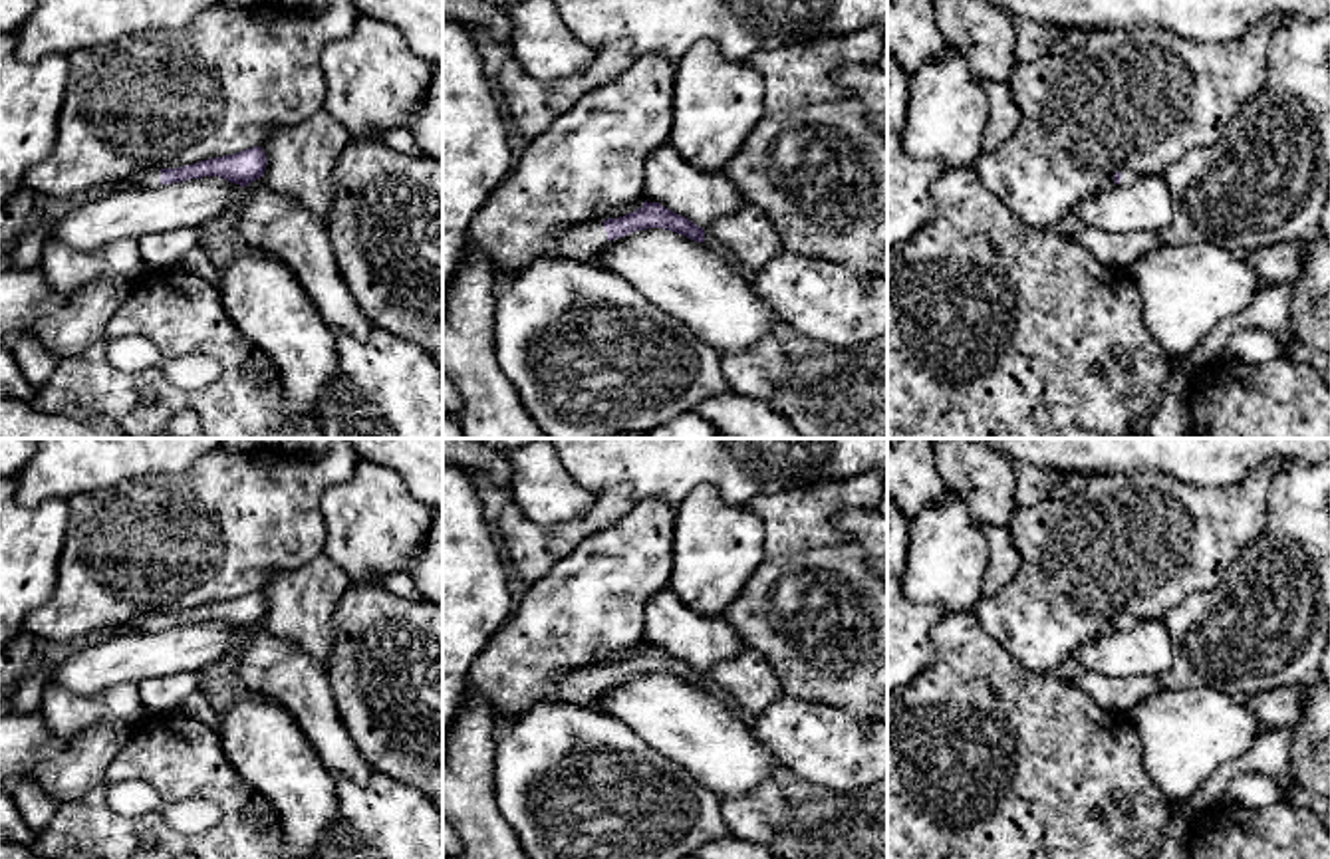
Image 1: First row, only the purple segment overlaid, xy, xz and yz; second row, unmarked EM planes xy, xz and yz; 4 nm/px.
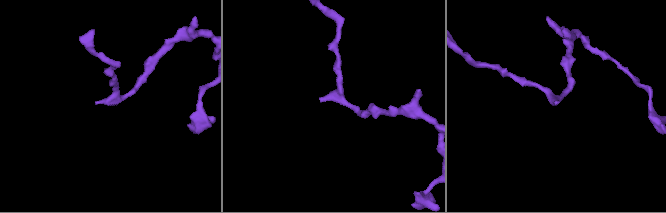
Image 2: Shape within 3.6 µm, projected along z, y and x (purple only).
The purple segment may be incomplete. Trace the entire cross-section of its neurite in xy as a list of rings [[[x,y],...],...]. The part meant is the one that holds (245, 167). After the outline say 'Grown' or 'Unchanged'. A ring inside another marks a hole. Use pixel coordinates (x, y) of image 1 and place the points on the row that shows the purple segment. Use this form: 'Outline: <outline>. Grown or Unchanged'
Outline: [[[252,147],[234,155],[224,155],[179,169],[153,169],[131,177],[121,186],[159,186],[202,177],[220,177],[234,184],[248,186],[264,177],[268,159],[262,147]]]. Grown

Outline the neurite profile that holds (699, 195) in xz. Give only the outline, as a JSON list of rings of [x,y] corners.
[[[669,141],[647,163],[643,200],[661,202],[705,230],[746,204],[725,173],[693,167]]]

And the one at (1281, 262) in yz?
[[[1286,240],[1259,248],[1245,256],[1261,288],[1264,284],[1294,282],[1304,268],[1304,240]]]

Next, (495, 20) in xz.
[[[443,0],[443,18],[468,28],[482,26],[492,40],[508,50],[512,24],[504,10],[484,0]]]

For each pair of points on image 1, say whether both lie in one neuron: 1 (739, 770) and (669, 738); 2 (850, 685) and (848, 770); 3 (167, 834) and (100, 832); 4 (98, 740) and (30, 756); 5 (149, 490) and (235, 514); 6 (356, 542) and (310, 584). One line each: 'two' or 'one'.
1: one
2: two
3: one
4: one
5: one
6: two

